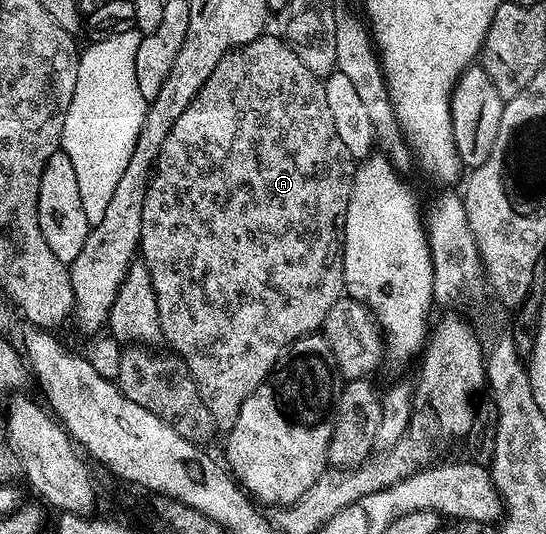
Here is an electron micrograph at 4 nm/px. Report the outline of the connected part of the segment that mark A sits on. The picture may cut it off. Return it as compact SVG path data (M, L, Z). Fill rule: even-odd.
M263 33L256 41L248 41L248 45L227 53L220 65L212 69L212 77L204 81L200 93L192 97L176 125L172 125L158 154L150 188L144 197L140 229L140 259L148 265L148 273L152 273L162 338L167 344L170 342L169 350L188 365L192 381L196 381L196 389L200 389L200 397L204 405L208 405L208 413L212 413L214 426L222 433L230 432L240 413L240 405L244 405L247 397L270 378L270 372L282 354L297 339L315 334L321 328L324 317L328 317L328 309L332 309L332 305L336 305L336 301L344 295L342 234L346 228L348 201L352 197L356 161L336 133L336 124L324 97L323 80L317 79L312 69L308 69L308 65L304 65L304 61L300 61L300 57L296 57L296 53L292 53L290 46L277 34L270 34Z

